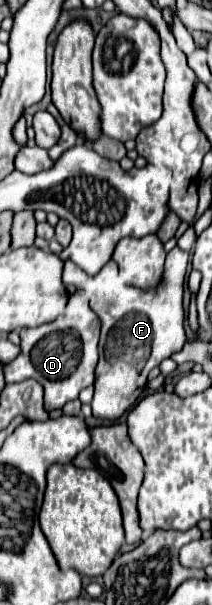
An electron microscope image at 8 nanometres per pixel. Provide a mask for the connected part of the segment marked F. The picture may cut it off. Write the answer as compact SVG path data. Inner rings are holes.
M190 226L177 240L178 247L174 247L166 255L166 263L164 263L166 271L158 287L154 287L154 291L142 291L138 287L120 283L116 277L114 261L108 261L100 269L100 273L92 277L86 275L74 263L64 261L62 283L86 291L90 295L90 307L102 323L100 343L98 343L100 361L96 365L94 399L92 399L94 417L110 419L110 421L116 421L118 417L122 417L130 407L134 407L134 403L142 395L148 373L150 373L150 379L160 375L160 369L156 365L160 365L174 351L180 351L182 345L186 343L182 287L184 287L186 265L188 265L186 251L192 250L196 239L194 228Z

